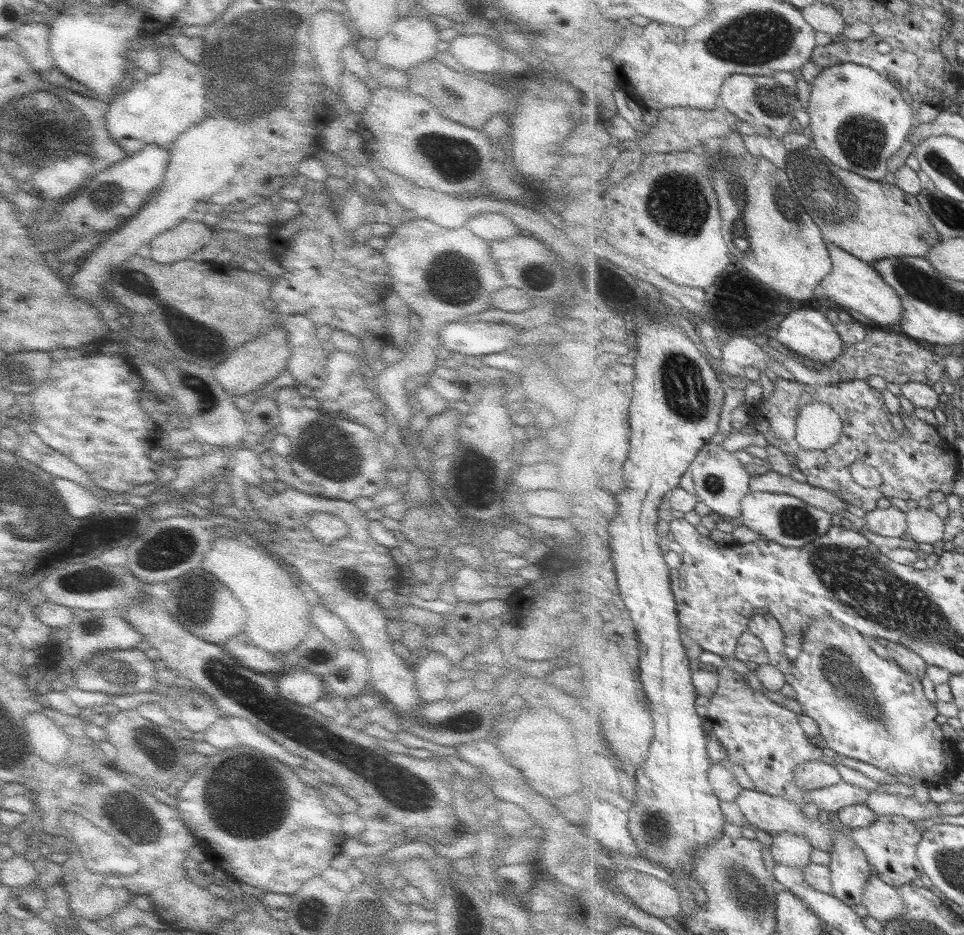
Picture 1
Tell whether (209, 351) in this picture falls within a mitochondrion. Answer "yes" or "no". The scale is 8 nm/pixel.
no

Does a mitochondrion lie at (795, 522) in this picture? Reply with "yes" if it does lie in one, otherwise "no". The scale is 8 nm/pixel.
yes

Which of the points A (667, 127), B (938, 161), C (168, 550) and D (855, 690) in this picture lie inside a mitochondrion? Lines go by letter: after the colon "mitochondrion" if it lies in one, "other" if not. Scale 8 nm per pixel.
A: other
B: mitochondrion
C: mitochondrion
D: mitochondrion

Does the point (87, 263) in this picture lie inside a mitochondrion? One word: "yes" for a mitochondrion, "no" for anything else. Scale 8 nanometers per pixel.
no

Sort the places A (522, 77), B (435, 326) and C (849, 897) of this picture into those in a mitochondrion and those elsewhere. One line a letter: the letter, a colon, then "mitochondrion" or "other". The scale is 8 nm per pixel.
A: other
B: other
C: other

